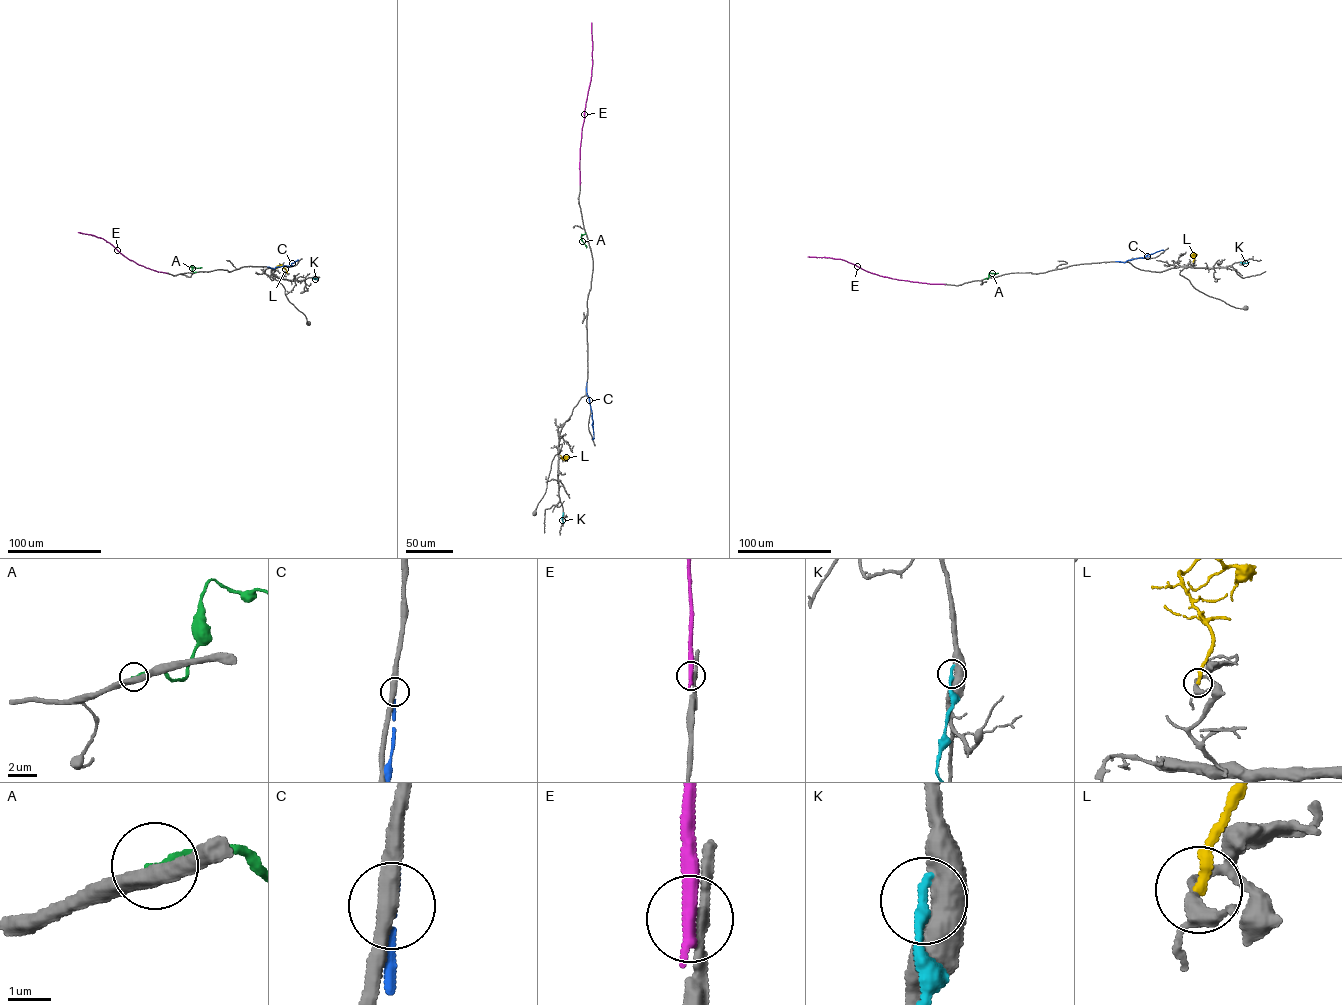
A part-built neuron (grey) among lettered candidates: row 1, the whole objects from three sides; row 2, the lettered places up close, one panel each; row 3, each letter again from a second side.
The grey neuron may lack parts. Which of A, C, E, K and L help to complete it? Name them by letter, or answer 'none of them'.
A

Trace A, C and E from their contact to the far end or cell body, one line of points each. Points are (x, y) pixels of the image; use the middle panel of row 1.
A: (585, 233), (581, 234), (581, 240), (586, 247)
C: (586, 383), (593, 421), (592, 439)
E: (580, 183), (581, 133), (592, 63), (591, 22)

